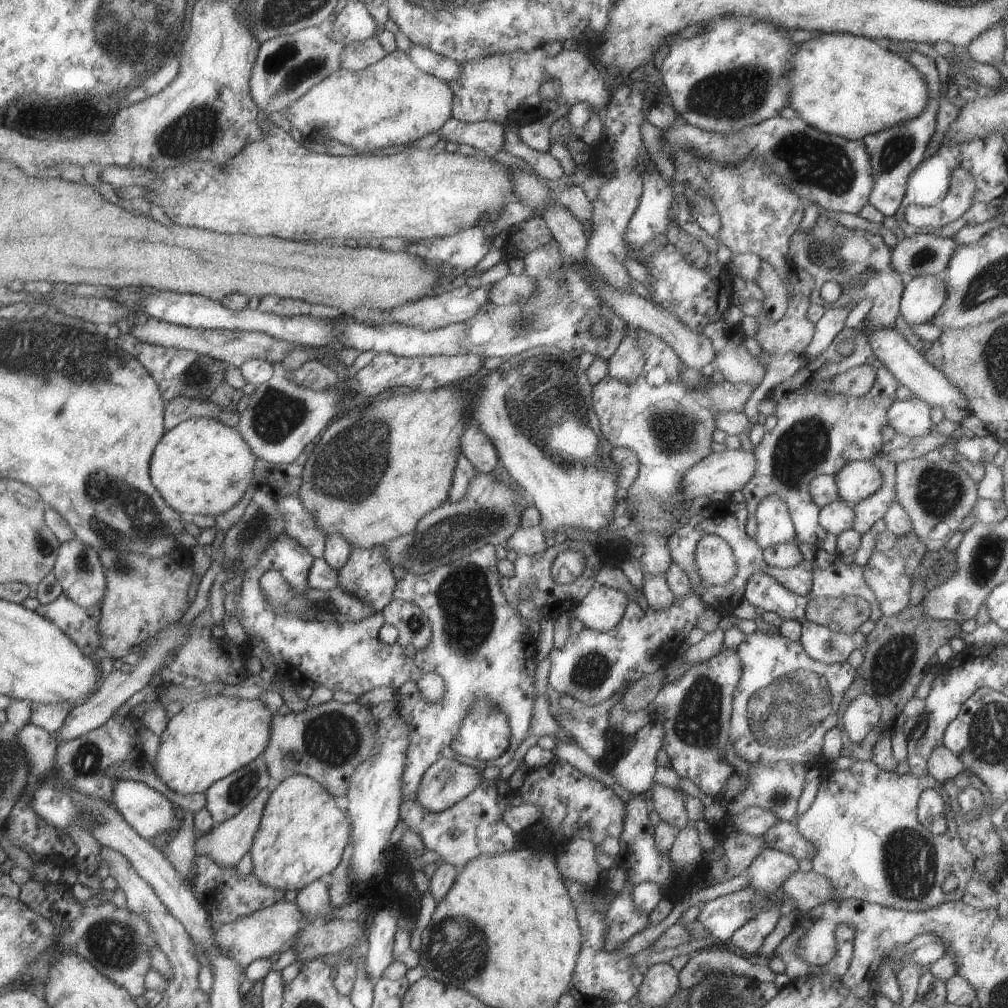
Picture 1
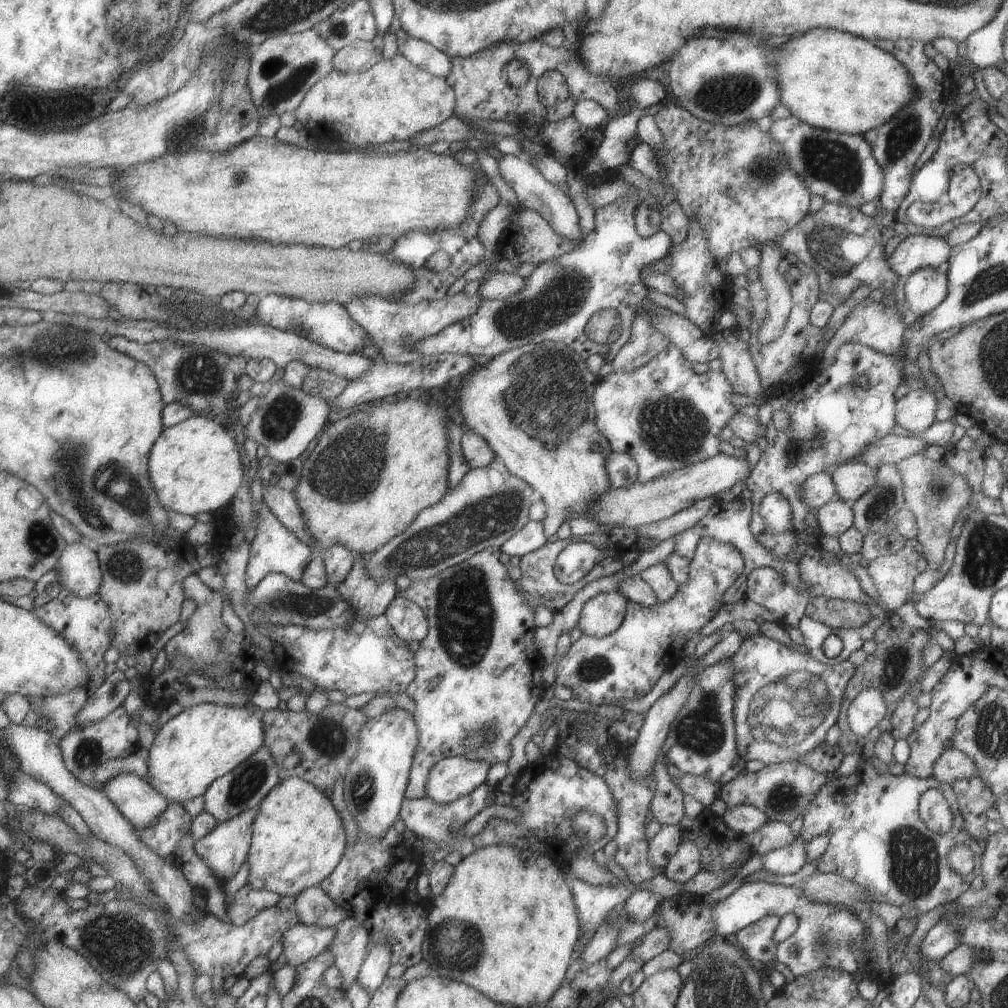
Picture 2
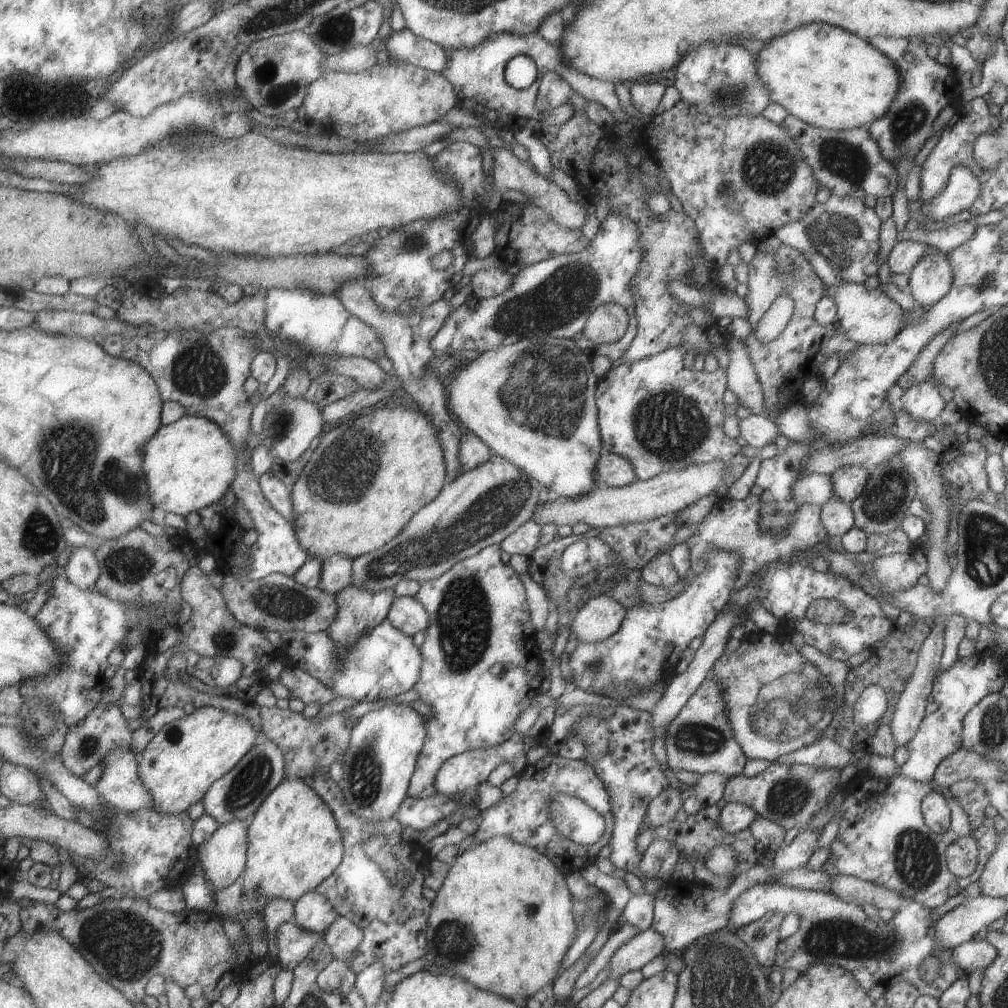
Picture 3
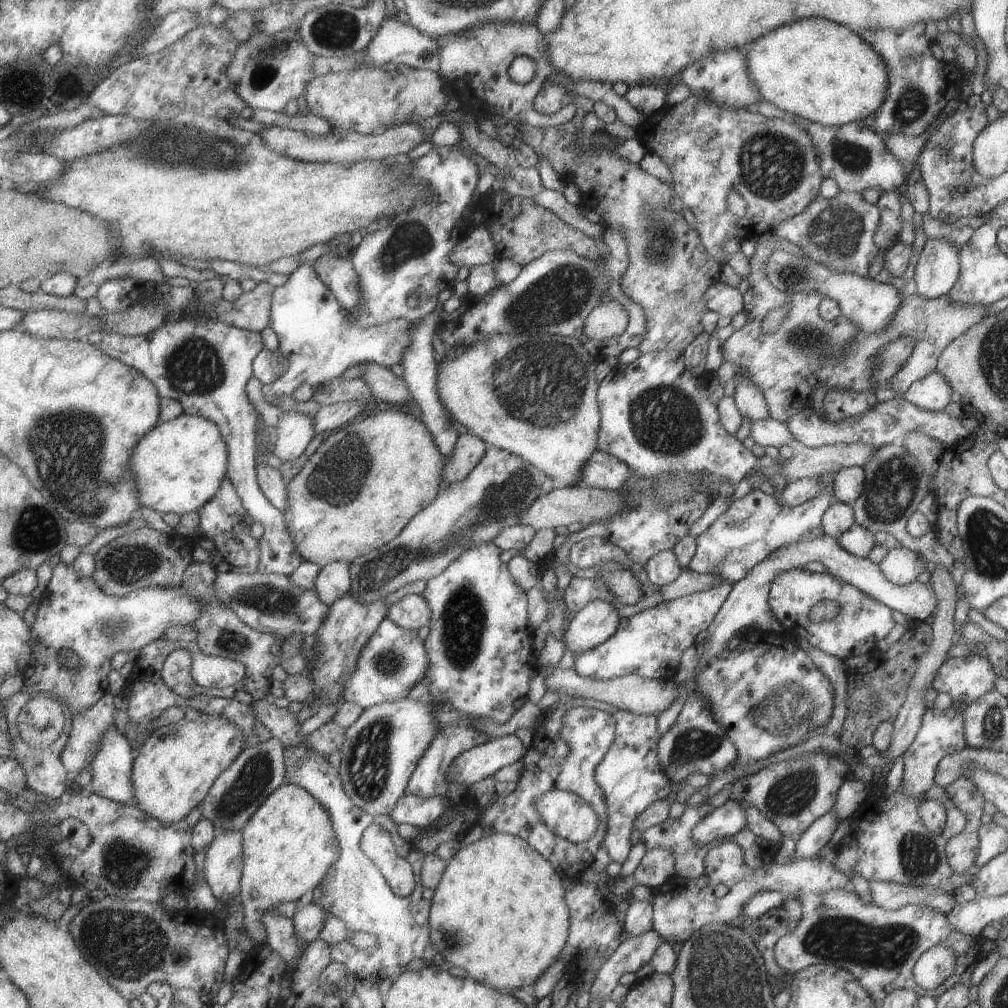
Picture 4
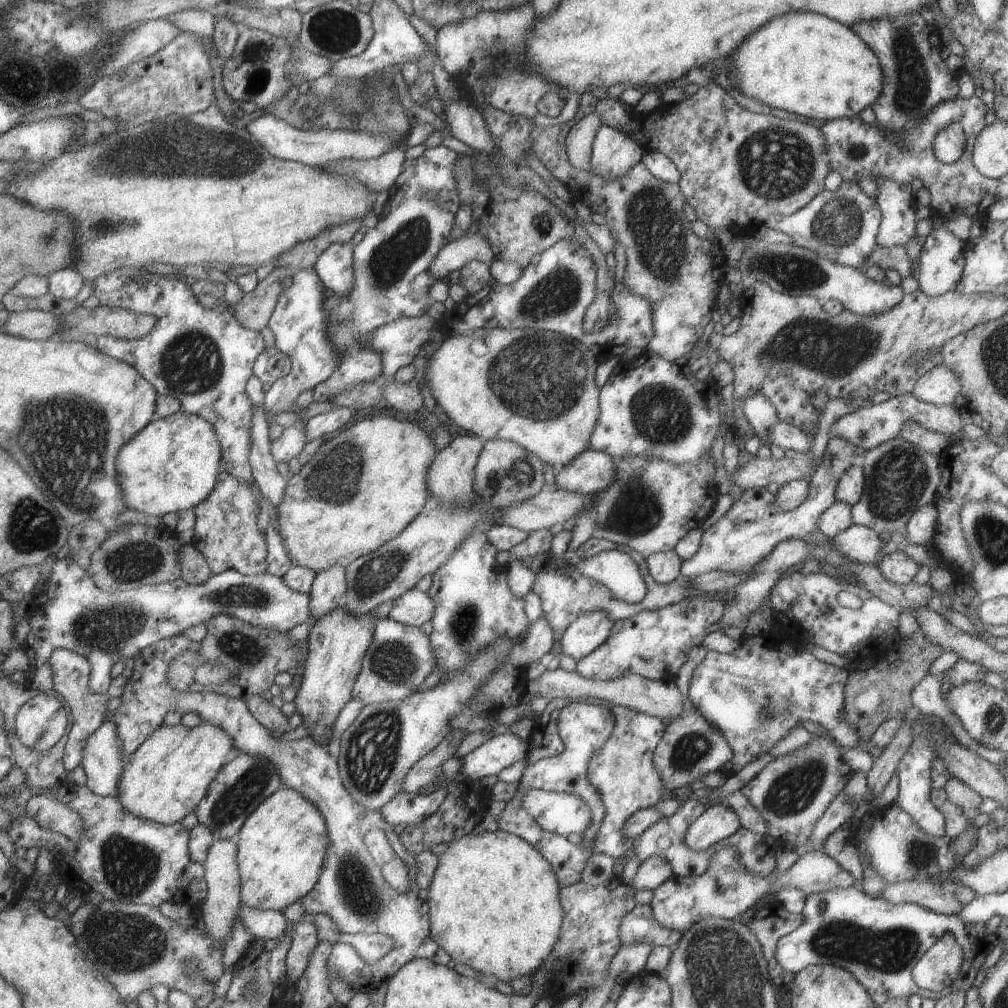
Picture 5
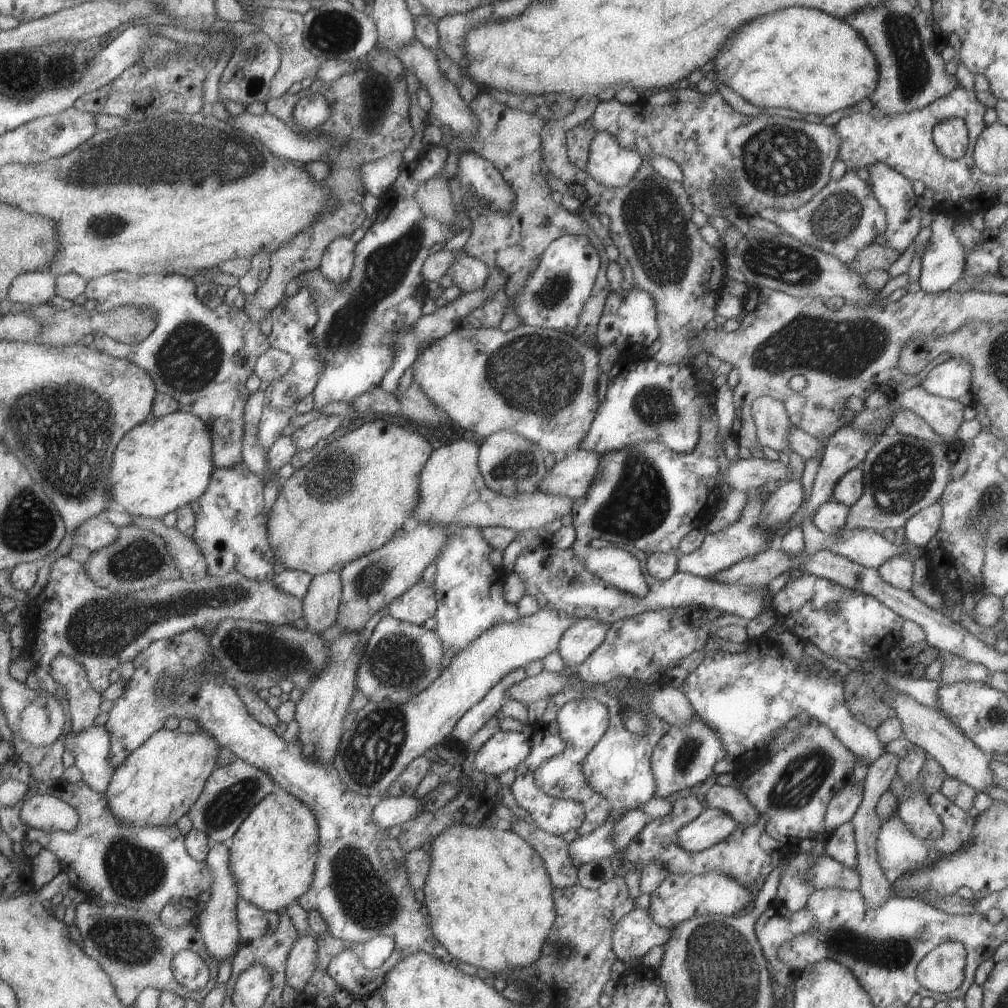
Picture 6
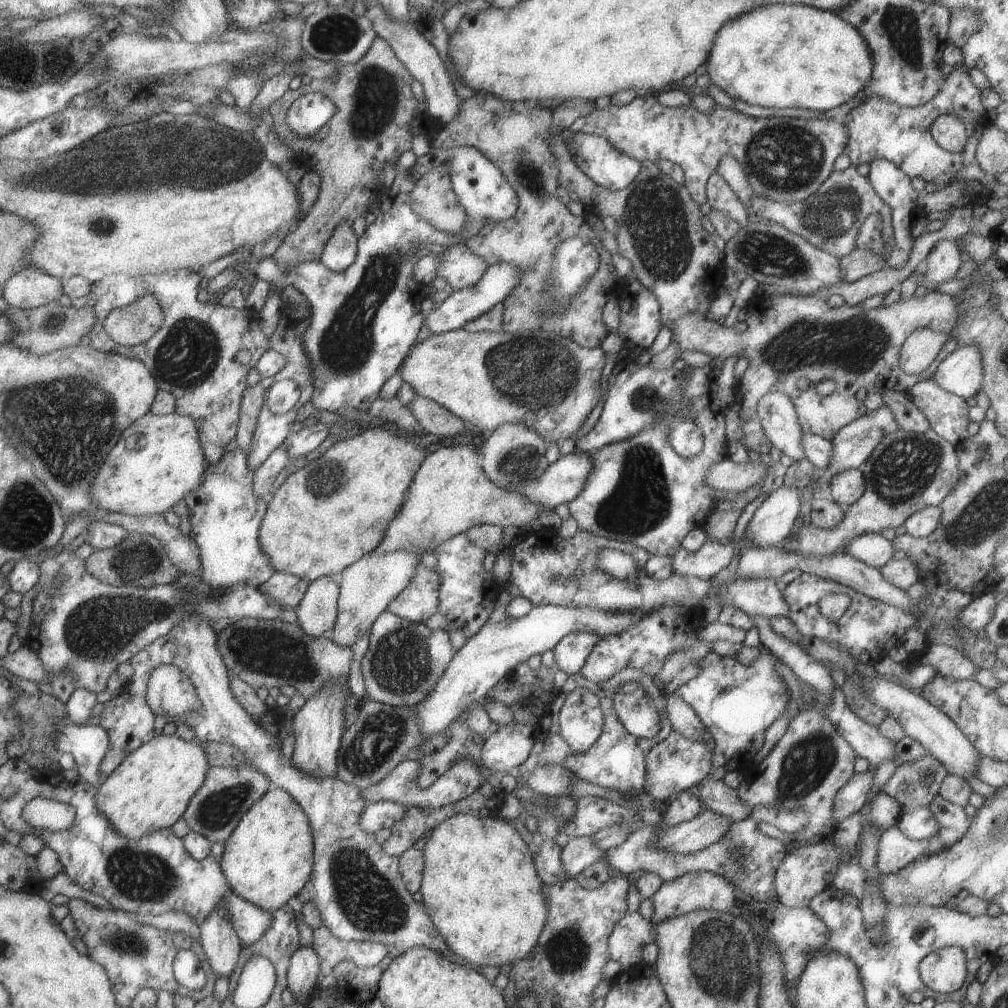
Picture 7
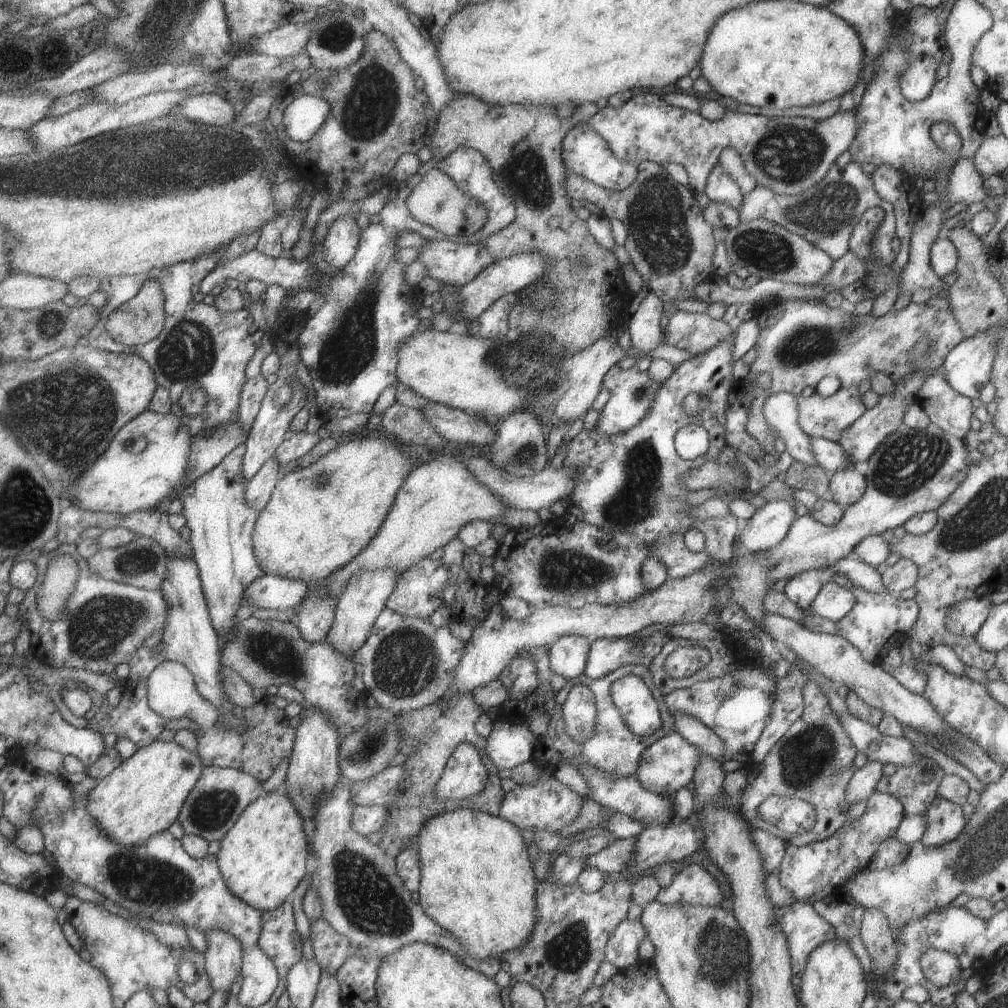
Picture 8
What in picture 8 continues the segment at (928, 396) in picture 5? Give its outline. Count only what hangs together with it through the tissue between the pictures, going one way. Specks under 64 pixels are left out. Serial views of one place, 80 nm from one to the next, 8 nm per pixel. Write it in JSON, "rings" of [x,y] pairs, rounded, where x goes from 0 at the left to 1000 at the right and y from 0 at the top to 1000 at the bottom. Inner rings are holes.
{"rings":[[[983,322],[965,333],[955,335],[938,352],[936,363],[937,372],[941,383],[952,392],[959,395],[969,395],[971,388],[979,379],[982,379],[984,361],[987,355],[990,338],[990,323]]]}

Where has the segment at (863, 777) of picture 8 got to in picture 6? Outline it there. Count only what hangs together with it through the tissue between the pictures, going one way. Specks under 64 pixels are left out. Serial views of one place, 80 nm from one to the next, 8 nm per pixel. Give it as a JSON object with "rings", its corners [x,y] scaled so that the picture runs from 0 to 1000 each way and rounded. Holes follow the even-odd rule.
{"rings":[[[843,774],[824,791],[819,800],[817,810],[817,823],[819,827],[833,817],[844,813],[854,796],[856,783],[855,776],[849,777]]]}

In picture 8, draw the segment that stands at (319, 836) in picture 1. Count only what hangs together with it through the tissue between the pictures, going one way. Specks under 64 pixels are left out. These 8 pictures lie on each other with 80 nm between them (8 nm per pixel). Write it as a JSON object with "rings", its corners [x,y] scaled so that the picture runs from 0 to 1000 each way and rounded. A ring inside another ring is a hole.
{"rings":[[[278,784],[261,787],[248,796],[239,805],[231,819],[227,820],[217,837],[218,840],[213,851],[223,879],[232,890],[258,904],[271,903],[284,891],[288,891],[287,886],[303,867],[303,853],[307,849],[307,838],[303,831],[298,810],[291,802],[289,795]]]}

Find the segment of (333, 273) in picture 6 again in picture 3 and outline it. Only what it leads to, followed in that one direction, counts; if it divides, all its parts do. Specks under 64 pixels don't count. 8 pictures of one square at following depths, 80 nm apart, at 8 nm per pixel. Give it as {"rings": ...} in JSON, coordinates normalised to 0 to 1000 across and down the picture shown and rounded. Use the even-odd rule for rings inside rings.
{"rings":[[[352,277],[342,279],[334,286],[332,294],[346,312],[353,313],[359,320],[376,330],[383,347],[383,354],[390,361],[388,370],[397,377],[397,385],[409,395],[416,408],[422,412],[422,415],[425,415],[433,427],[436,442],[439,447],[443,475],[457,470],[453,447],[458,431],[455,429],[455,423],[447,417],[448,413],[445,413],[445,409],[443,409],[440,378],[436,377],[432,370],[423,366],[431,354],[430,347],[427,347],[427,337],[448,309],[445,307],[444,300],[437,296],[424,304],[419,311],[408,313],[380,309],[371,303],[367,290],[364,290],[360,279]]]}

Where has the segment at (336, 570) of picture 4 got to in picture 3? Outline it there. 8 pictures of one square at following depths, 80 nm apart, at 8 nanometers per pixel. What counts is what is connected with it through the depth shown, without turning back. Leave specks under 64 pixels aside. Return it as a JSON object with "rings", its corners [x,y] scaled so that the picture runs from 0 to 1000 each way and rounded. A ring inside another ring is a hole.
{"rings":[[[328,551],[319,556],[319,566],[316,582],[324,589],[334,589],[337,585],[348,580],[349,556],[343,552]]]}

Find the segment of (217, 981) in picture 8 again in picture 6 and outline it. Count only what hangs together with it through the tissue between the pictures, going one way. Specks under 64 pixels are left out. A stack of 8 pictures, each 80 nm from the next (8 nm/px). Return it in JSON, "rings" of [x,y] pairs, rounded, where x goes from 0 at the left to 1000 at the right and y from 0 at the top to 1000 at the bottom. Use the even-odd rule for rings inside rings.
{"rings":[[[207,833],[206,842],[207,845],[202,854],[205,856],[210,869],[208,890],[202,902],[193,911],[204,943],[218,955],[221,952],[225,952],[225,950],[229,950],[240,936],[236,928],[233,905],[234,895],[237,889],[234,879],[231,877],[231,868],[228,866],[226,860],[227,844],[225,837]]]}

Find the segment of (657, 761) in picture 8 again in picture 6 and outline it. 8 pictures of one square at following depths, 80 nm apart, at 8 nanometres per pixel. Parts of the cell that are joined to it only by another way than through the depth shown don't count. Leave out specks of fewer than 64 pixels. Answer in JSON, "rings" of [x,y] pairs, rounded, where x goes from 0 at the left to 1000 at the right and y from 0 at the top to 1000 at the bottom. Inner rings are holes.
{"rings":[[[690,710],[679,721],[668,721],[652,735],[645,748],[645,763],[649,772],[649,791],[662,792],[678,782],[693,780],[705,768],[707,758],[716,753],[718,744],[711,729]]]}

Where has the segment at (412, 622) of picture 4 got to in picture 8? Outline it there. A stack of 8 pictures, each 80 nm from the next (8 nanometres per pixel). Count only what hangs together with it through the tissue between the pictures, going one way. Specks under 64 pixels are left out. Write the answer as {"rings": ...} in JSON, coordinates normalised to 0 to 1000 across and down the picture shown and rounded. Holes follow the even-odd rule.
{"rings":[[[419,554],[410,562],[397,567],[381,601],[401,612],[425,614],[426,610],[439,599],[438,586],[441,583],[445,572],[446,569],[438,555]]]}

